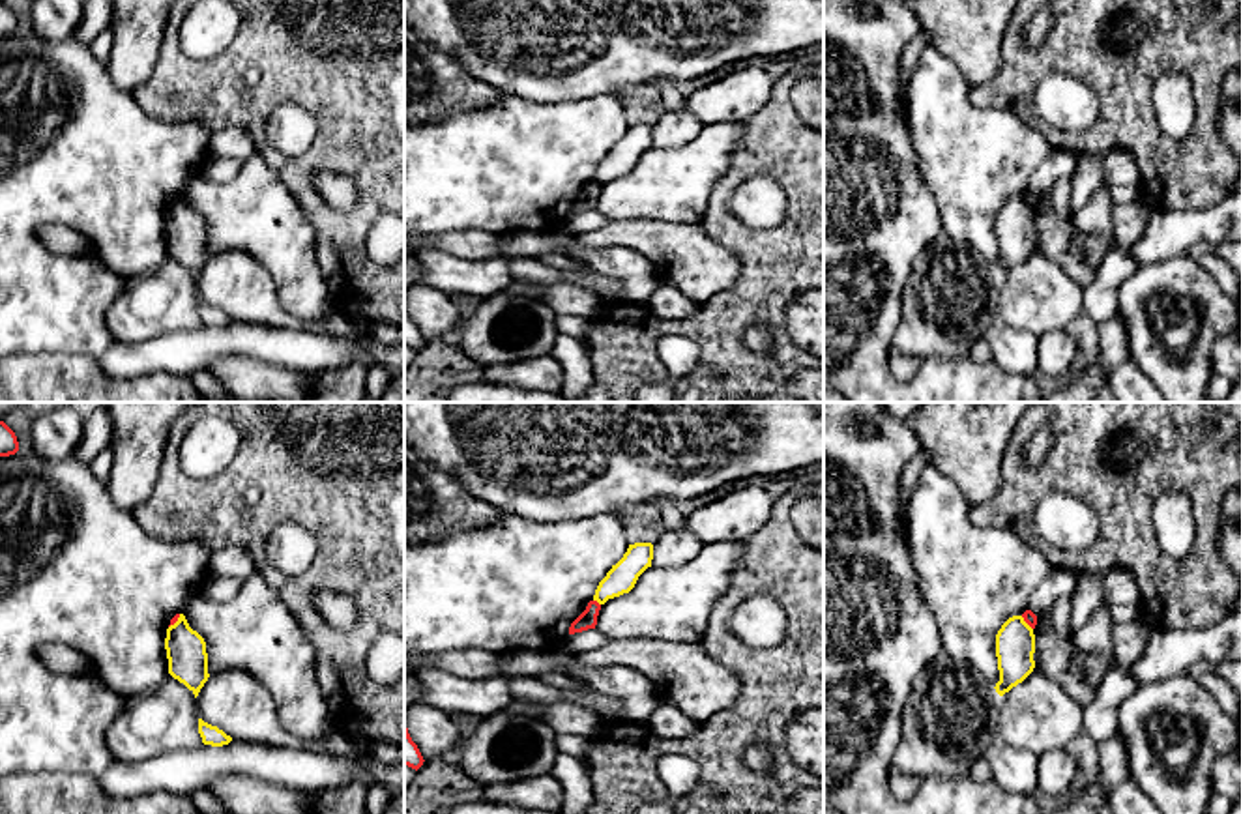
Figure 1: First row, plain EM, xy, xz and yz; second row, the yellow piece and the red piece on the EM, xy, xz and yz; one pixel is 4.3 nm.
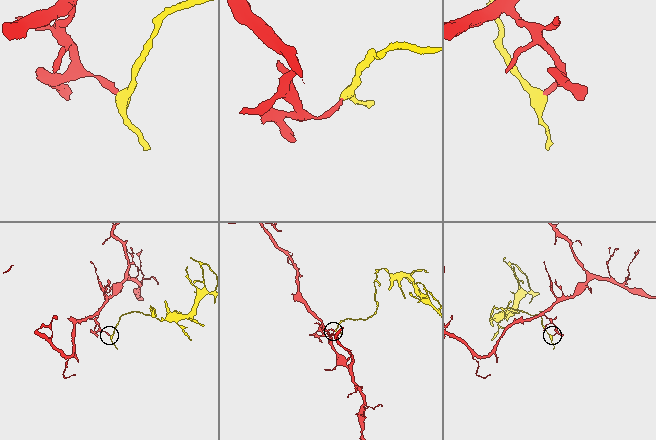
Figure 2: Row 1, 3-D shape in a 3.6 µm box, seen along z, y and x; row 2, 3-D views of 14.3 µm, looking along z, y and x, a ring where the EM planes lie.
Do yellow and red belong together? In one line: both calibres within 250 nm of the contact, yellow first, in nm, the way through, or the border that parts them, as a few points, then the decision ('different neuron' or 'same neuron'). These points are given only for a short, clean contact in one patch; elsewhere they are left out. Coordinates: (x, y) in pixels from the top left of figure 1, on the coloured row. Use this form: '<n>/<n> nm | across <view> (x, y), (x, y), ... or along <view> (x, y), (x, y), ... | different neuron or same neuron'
120/80 nm | along xz (594, 599), (599, 605) | different neuron

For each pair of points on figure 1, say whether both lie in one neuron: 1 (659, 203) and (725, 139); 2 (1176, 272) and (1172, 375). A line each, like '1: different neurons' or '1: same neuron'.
1: same neuron
2: same neuron

